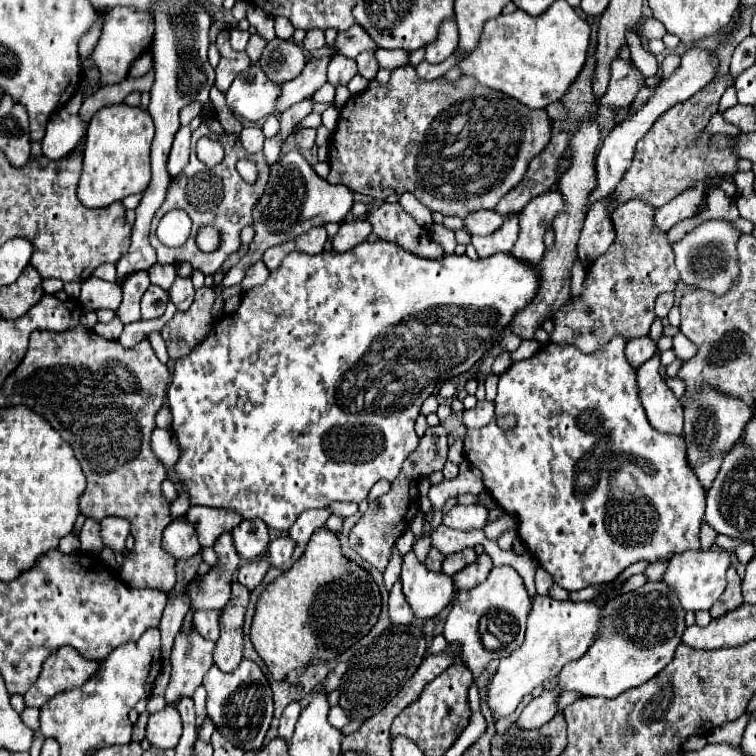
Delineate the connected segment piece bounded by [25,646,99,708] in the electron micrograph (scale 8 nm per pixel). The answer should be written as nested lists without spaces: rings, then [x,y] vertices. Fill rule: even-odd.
[[[65,646],[47,656],[37,682],[27,690],[25,704],[41,708],[57,692],[85,684],[87,678],[99,668],[99,662],[85,660],[79,652]]]

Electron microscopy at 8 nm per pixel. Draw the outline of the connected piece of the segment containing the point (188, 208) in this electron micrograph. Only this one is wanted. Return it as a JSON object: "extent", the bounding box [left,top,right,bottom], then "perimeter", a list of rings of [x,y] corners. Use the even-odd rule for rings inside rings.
{"extent":[151,118,271,276],"perimeter":[[[203,118],[201,126],[193,132],[193,138],[191,138],[191,158],[189,158],[189,164],[183,168],[183,172],[181,172],[179,176],[175,176],[175,178],[171,180],[171,188],[167,190],[165,202],[159,206],[159,210],[155,212],[155,218],[153,218],[153,222],[151,222],[151,246],[157,250],[159,262],[161,262],[161,264],[191,262],[193,268],[195,268],[195,270],[201,270],[205,276],[207,276],[207,274],[215,274],[215,272],[221,268],[221,264],[225,262],[225,258],[227,258],[229,254],[233,254],[233,252],[239,250],[239,246],[241,246],[241,230],[243,230],[245,226],[253,224],[253,206],[257,204],[259,196],[263,194],[263,188],[265,188],[265,184],[267,184],[267,180],[269,180],[269,172],[271,172],[271,170],[269,170],[269,164],[267,164],[263,152],[249,154],[249,152],[241,146],[239,136],[235,136],[235,134],[223,134],[223,136],[217,136],[217,138],[215,138],[215,132],[211,132],[211,130],[207,128],[205,118]],[[201,136],[213,138],[213,140],[217,140],[217,142],[223,144],[223,148],[225,148],[225,158],[223,158],[221,164],[217,164],[217,166],[213,166],[213,168],[207,168],[201,160],[197,160],[195,144],[197,144],[197,140],[199,140]],[[239,158],[251,158],[251,160],[255,160],[255,164],[257,164],[257,168],[259,168],[259,180],[257,180],[257,184],[251,186],[251,184],[247,184],[247,182],[239,176],[239,172],[237,172],[237,168],[235,168],[235,164],[237,164]],[[173,208],[183,208],[183,210],[189,214],[191,222],[193,222],[191,236],[189,236],[187,244],[183,244],[181,248],[167,248],[167,246],[163,246],[163,244],[157,240],[157,236],[155,236],[157,222],[159,222],[169,210],[173,210]],[[199,224],[215,224],[215,226],[221,230],[223,240],[221,240],[219,250],[215,250],[215,252],[211,252],[211,254],[205,254],[205,252],[201,252],[201,250],[197,248],[197,244],[195,244],[195,234],[197,234],[197,230],[199,230]]]}

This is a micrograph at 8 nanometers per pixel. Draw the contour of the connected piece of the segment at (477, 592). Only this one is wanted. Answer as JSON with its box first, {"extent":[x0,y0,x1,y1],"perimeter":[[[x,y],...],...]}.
{"extent":[443,566,531,680],"perimeter":[[[495,566],[483,584],[457,592],[443,636],[447,642],[461,646],[461,660],[473,672],[475,680],[491,660],[509,656],[523,644],[531,604],[521,576],[511,566]]]}

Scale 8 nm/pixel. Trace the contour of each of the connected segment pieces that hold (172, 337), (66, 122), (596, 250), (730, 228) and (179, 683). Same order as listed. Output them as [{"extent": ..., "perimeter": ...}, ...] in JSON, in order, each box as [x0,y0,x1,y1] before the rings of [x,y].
[{"extent":[161,288,217,360],"perimeter":[[[199,288],[195,294],[195,300],[187,312],[175,314],[167,326],[161,330],[163,340],[167,344],[167,352],[173,360],[179,356],[187,356],[195,344],[199,344],[203,338],[207,338],[207,332],[213,324],[213,304],[215,304],[217,292],[213,288]]]},{"extent":[43,108,85,160],"perimeter":[[[61,108],[47,124],[47,134],[43,138],[43,154],[51,160],[59,160],[77,146],[83,134],[85,120],[81,118],[81,114],[69,114],[65,108]]]},{"extent":[577,198,615,268],"perimeter":[[[611,198],[595,202],[591,210],[587,212],[587,218],[581,230],[581,238],[577,244],[579,260],[585,264],[585,268],[589,268],[589,264],[599,254],[603,254],[615,240],[611,216],[607,216],[607,204],[611,204]]]},{"extent":[673,220,741,296],"perimeter":[[[707,220],[687,232],[681,240],[673,244],[675,266],[681,274],[681,282],[693,288],[703,288],[713,296],[725,296],[731,290],[731,284],[739,276],[739,260],[737,260],[737,242],[741,232],[729,220]]]},{"extent":[165,626,215,704],"perimeter":[[[193,626],[189,632],[179,630],[171,652],[173,670],[165,692],[167,704],[173,704],[185,696],[193,696],[193,692],[201,686],[205,672],[213,666],[213,648],[215,642],[199,636]]]}]

